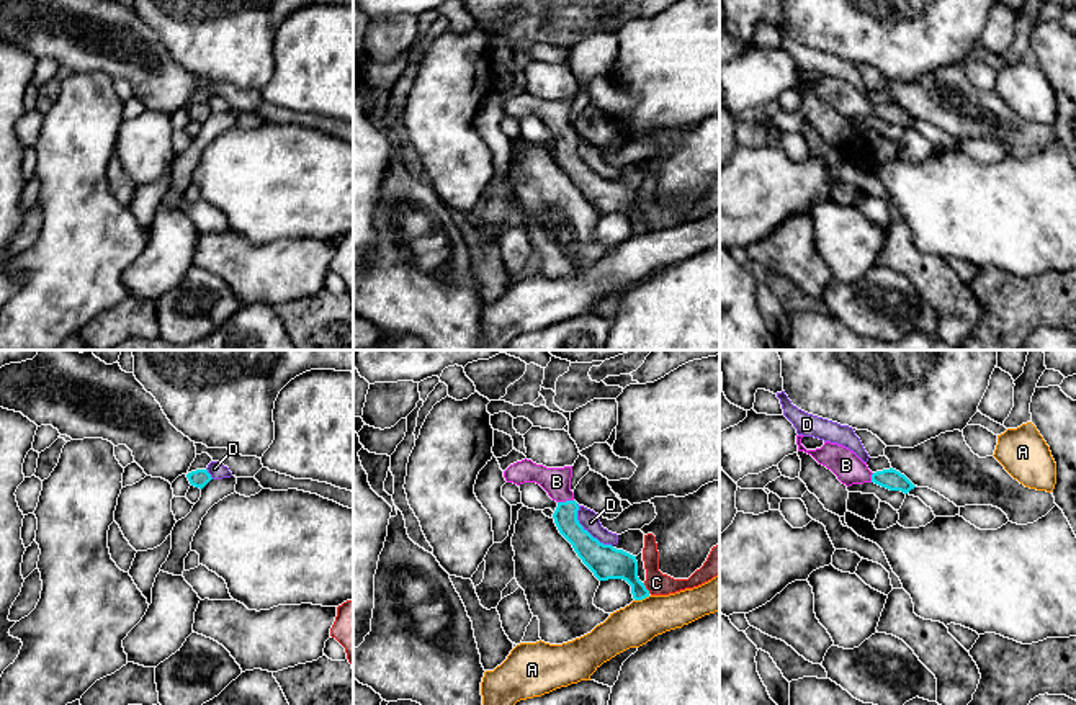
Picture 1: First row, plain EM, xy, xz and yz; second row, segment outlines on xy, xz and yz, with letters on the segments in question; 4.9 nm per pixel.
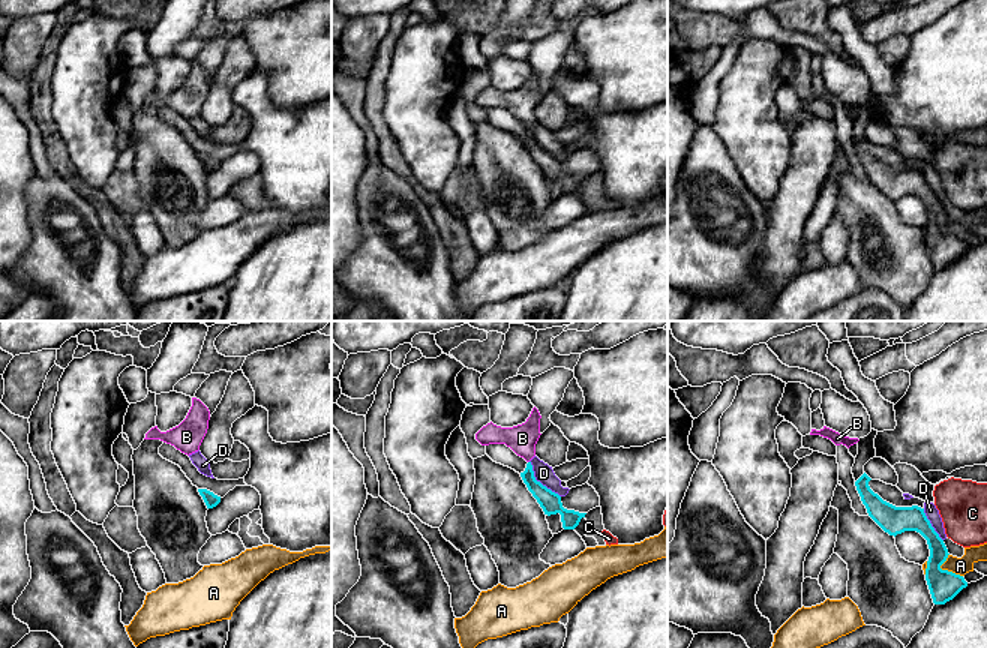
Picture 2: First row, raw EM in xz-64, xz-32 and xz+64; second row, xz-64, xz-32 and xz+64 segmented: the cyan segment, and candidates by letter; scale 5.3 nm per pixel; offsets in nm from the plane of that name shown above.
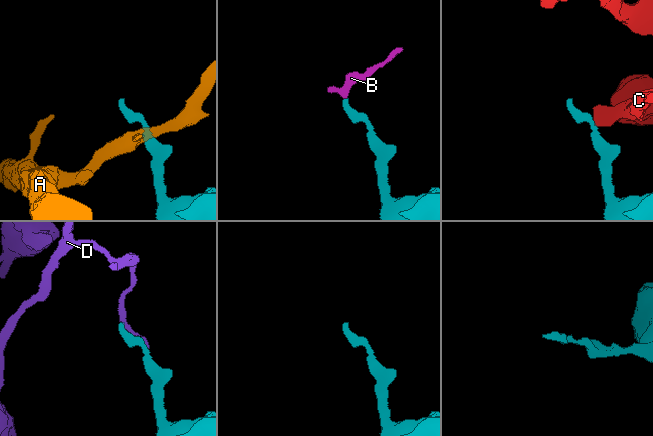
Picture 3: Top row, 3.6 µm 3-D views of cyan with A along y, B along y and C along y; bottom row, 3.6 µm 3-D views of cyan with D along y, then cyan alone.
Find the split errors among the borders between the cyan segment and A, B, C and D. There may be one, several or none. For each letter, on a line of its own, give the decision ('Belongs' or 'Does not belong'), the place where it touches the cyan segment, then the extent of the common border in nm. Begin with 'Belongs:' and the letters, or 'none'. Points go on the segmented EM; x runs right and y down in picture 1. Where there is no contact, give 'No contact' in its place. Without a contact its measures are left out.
Belongs: B
A: Does not belong. Touches cyan at xz (641, 599). Shared border 80 nm
B: Belongs. Touches cyan at xz (566, 501). Shared border 80 nm
C: Does not belong. Touches cyan at xz (645, 588). Shared border 70 nm
D: Does not belong. Touches cyan at xz (586, 530). Shared border 280 nm

